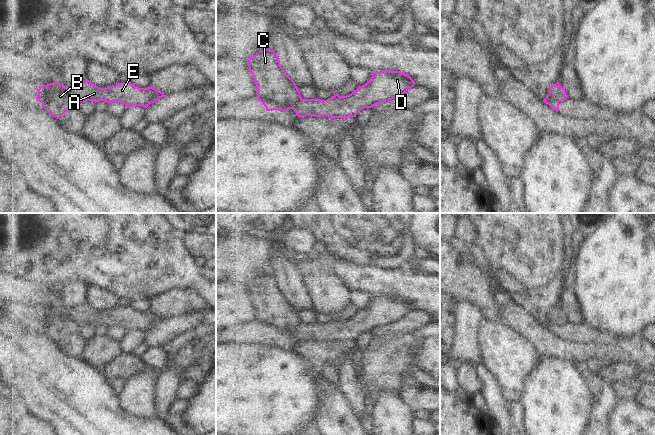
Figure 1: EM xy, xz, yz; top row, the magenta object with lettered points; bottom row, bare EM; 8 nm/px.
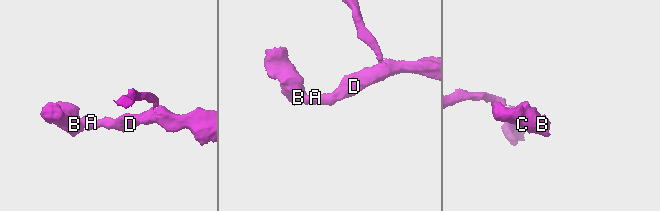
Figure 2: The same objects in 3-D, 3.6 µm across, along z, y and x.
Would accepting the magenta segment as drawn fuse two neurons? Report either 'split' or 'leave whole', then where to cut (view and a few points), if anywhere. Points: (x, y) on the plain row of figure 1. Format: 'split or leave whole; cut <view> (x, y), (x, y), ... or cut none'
split; cut xy (69, 312), (79, 326)

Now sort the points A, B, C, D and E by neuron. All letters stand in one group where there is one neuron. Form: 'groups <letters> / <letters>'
groups A D E / B C

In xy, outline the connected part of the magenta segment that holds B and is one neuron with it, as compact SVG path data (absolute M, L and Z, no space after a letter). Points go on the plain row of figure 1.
M59 306L39 310L36 324L41 326L42 331L57 343L68 334L80 332L80 326L72 318L70 312Z

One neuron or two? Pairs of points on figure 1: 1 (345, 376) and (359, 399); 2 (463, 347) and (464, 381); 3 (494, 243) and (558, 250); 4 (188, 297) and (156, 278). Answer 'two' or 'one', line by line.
1: one
2: two
3: one
4: two

